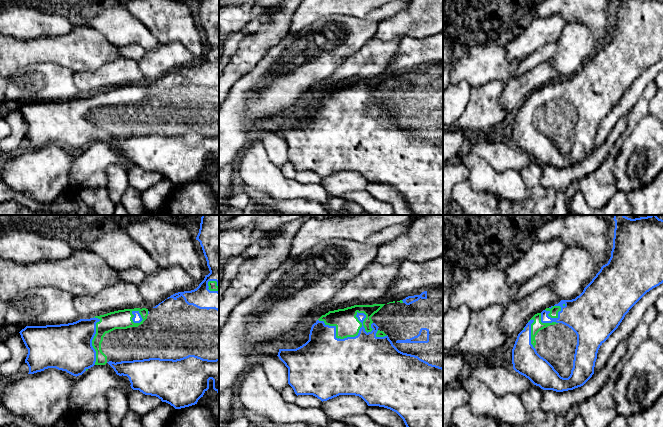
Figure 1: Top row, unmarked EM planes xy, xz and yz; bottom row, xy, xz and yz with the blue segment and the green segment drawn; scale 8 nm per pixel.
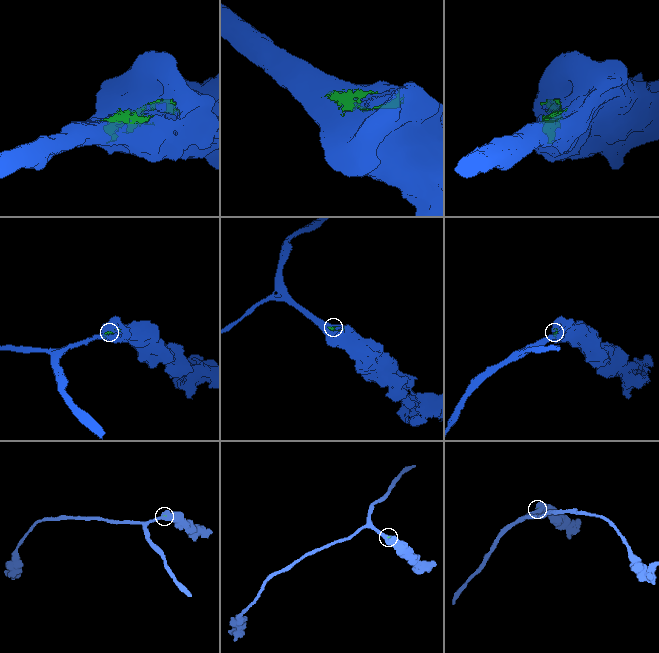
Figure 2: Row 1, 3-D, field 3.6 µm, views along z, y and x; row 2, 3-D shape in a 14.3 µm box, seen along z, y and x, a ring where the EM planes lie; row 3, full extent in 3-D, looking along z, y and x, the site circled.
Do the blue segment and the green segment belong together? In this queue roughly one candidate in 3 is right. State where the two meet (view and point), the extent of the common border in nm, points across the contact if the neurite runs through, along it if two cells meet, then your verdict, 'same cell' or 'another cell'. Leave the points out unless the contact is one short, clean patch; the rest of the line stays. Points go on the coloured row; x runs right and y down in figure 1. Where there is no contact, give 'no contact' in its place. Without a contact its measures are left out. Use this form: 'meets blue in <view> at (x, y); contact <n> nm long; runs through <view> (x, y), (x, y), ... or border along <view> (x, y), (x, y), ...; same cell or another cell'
meets blue in xz at (344, 338); contact 460 nm long; same cell

